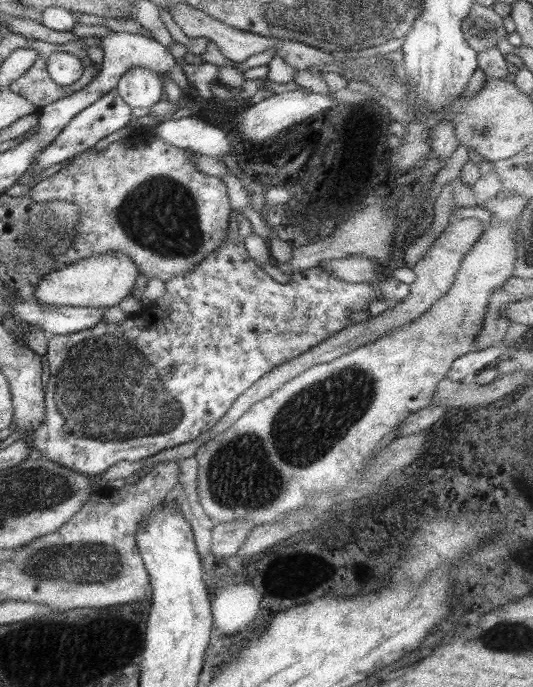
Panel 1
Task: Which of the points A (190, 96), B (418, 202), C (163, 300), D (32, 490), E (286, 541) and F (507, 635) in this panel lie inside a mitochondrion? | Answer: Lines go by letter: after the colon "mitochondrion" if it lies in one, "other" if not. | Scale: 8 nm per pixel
A: other
B: other
C: other
D: mitochondrion
E: other
F: mitochondrion

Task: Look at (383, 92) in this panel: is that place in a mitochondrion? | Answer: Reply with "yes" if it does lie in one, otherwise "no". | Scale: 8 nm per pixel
no

